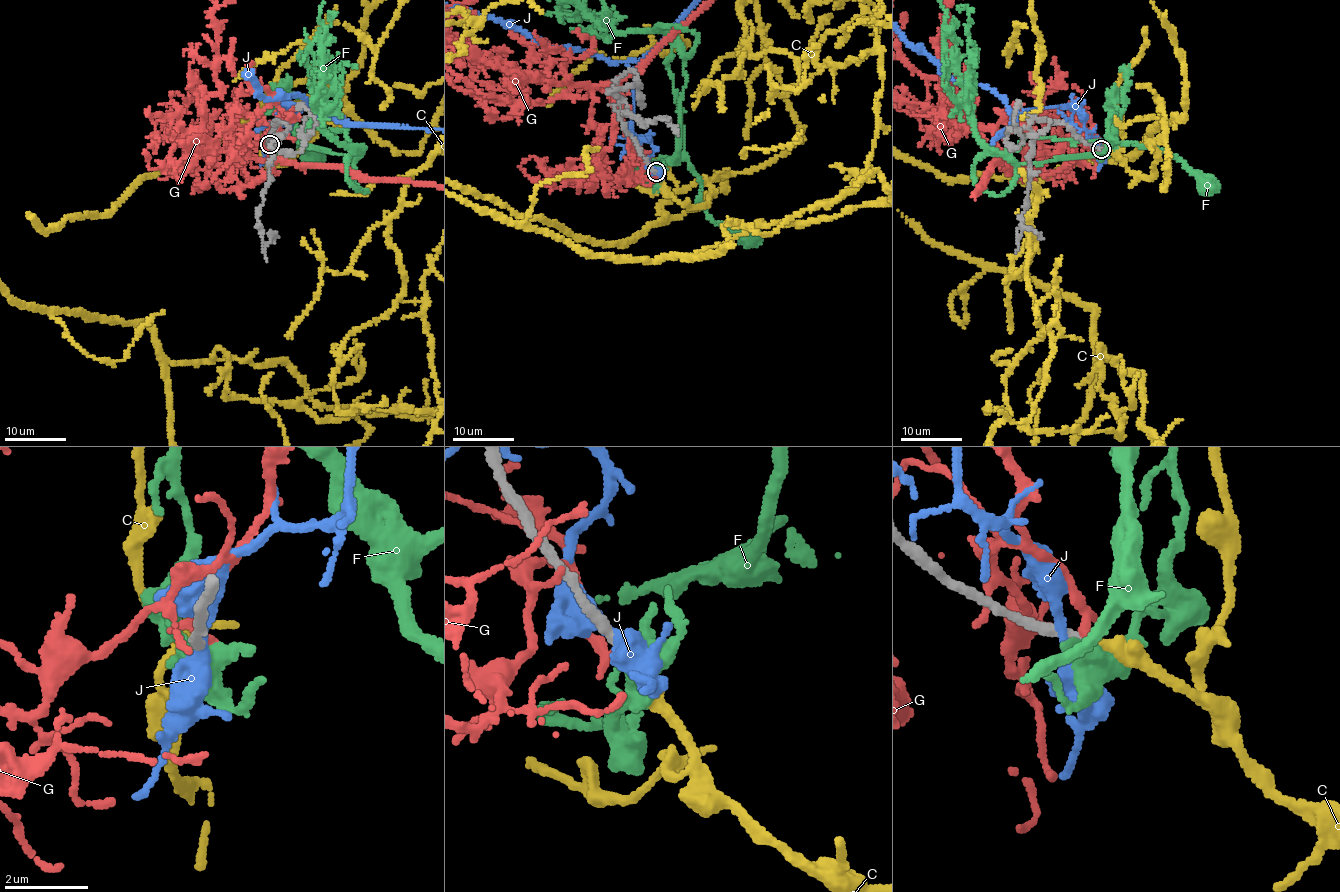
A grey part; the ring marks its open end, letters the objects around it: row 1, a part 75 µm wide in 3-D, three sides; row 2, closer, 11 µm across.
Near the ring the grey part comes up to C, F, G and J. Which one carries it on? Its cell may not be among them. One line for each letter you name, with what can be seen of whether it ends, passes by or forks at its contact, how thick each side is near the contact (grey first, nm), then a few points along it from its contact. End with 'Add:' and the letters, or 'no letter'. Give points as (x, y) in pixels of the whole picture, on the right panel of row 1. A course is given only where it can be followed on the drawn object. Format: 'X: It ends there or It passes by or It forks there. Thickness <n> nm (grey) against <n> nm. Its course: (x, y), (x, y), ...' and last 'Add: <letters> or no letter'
C: It ends there. Thickness 240 nm (grey) against 220 nm
Add: C

